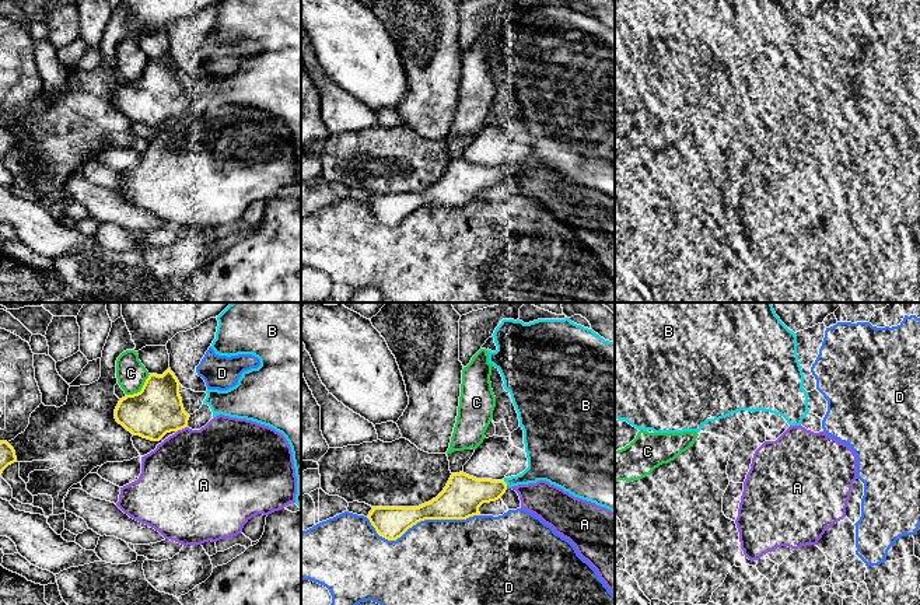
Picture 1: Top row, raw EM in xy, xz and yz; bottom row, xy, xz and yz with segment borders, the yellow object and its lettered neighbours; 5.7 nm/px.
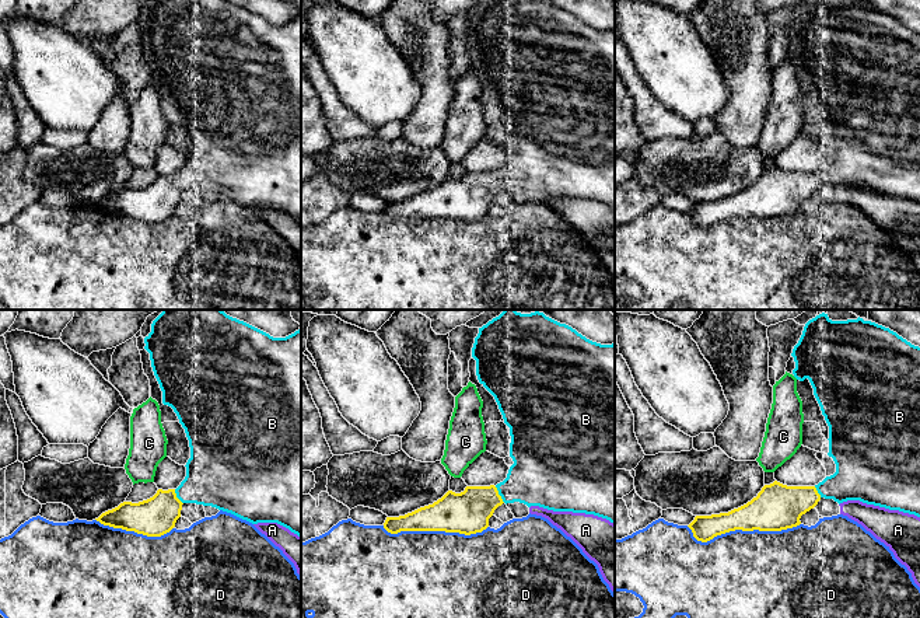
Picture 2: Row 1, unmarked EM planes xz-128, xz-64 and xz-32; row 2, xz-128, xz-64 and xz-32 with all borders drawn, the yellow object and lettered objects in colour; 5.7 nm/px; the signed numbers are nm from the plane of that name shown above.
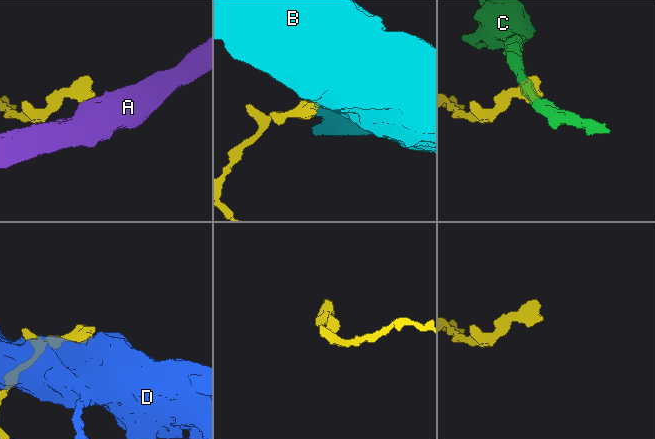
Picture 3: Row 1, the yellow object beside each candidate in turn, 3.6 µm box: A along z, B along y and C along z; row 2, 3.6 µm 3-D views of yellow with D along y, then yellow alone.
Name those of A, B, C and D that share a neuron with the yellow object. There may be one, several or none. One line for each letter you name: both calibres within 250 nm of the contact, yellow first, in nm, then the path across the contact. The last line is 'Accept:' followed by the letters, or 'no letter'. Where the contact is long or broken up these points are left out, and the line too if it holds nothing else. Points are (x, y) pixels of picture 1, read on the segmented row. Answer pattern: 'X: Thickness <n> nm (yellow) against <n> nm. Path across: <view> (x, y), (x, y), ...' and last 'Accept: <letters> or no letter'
B: Thickness 220 nm (yellow) against 190 nm
Accept: B

